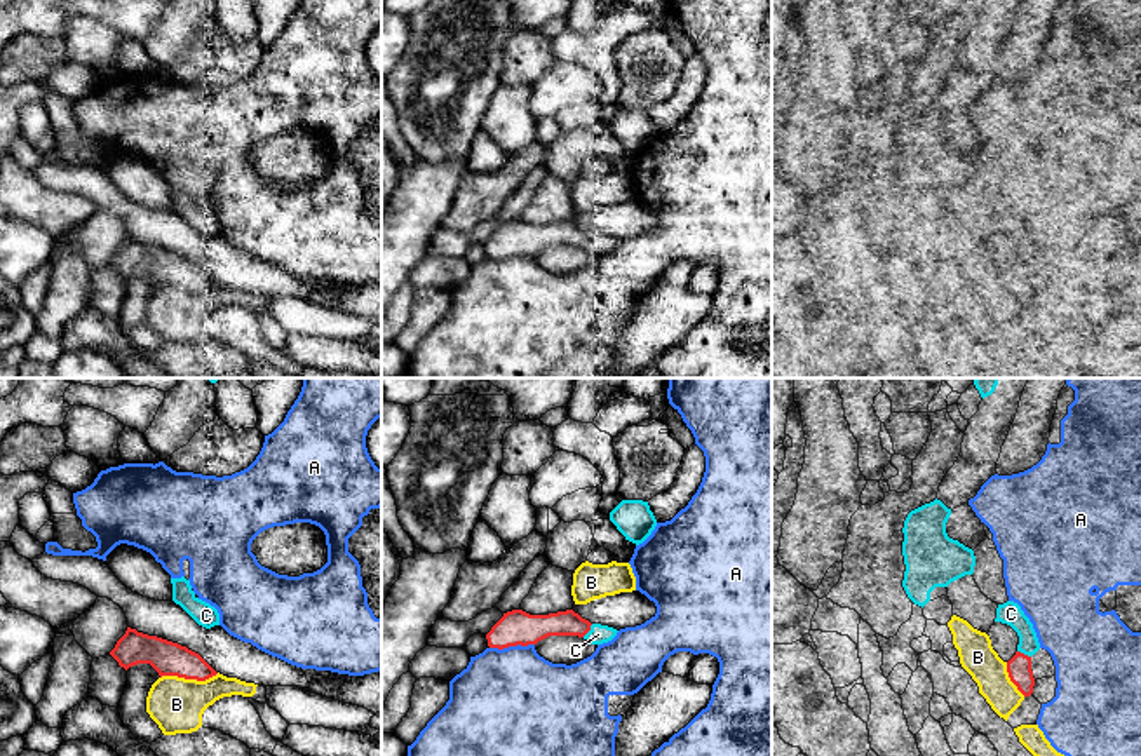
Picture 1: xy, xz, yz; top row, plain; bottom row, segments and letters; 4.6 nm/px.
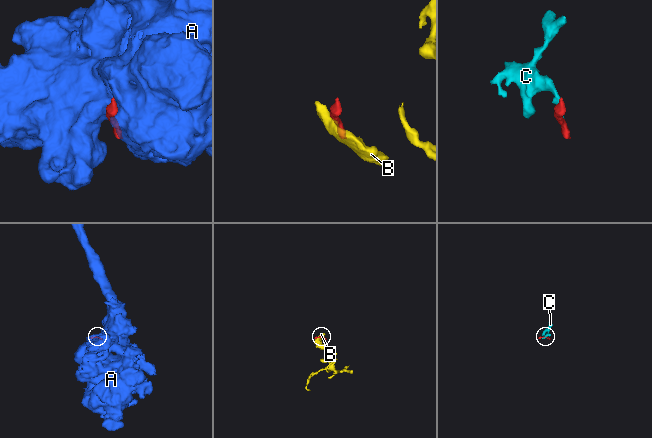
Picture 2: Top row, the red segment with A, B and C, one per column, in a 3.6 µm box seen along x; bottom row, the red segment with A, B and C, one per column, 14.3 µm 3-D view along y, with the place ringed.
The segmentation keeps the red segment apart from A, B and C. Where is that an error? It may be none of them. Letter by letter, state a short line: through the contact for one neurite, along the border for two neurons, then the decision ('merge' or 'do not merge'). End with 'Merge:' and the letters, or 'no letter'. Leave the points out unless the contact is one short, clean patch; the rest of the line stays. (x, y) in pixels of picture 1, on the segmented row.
A: do not merge
B: do not merge
C: do not merge
Merge: no letter

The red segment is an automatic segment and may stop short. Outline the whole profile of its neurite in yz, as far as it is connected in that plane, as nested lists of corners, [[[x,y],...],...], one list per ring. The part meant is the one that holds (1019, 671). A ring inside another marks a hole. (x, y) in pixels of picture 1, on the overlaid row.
[[[1016,651],[1016,655],[1007,662],[1007,672],[1010,681],[1024,697],[1033,693],[1035,678],[1031,671],[1031,657]]]

